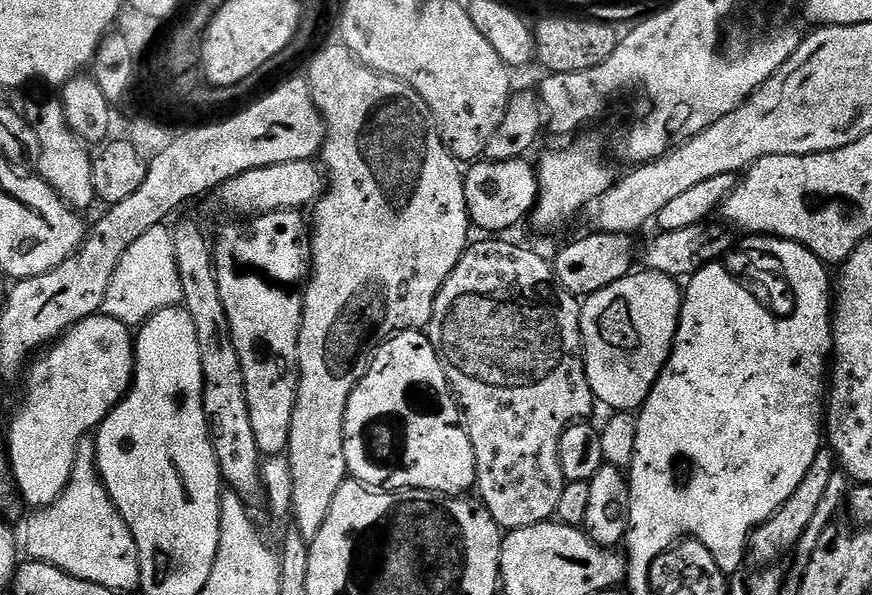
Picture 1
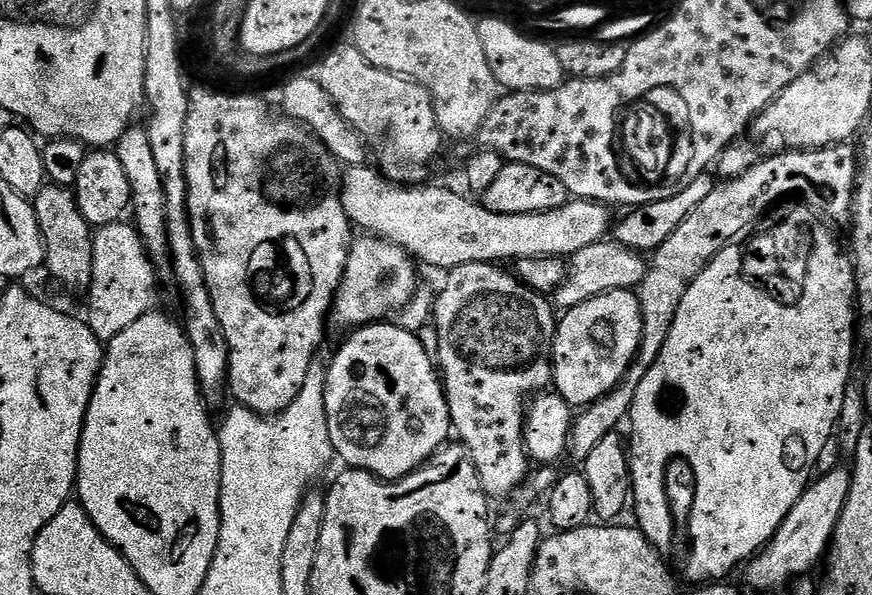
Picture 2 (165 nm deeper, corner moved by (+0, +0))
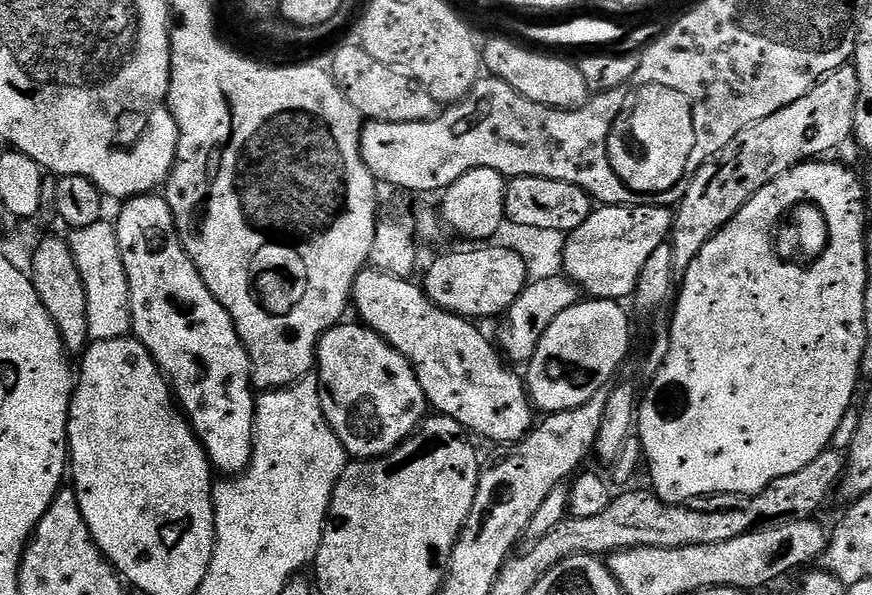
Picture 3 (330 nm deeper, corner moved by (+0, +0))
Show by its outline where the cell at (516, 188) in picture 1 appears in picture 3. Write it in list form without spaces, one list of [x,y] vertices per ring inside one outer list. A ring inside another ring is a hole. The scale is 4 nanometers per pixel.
[[[514,176],[507,181],[504,189],[504,214],[510,222],[523,226],[538,226],[539,229],[573,232],[590,218],[594,201],[586,190],[570,182],[537,176]]]

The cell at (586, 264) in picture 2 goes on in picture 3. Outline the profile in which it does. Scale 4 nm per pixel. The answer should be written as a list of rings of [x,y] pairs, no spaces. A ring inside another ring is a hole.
[[[561,274],[541,281],[533,280],[522,290],[515,302],[509,306],[502,316],[504,325],[500,328],[498,348],[513,365],[524,366],[531,360],[542,334],[550,330],[550,322],[562,314],[562,310],[570,310],[570,306],[579,304],[582,299],[581,289],[577,288],[567,276]]]

